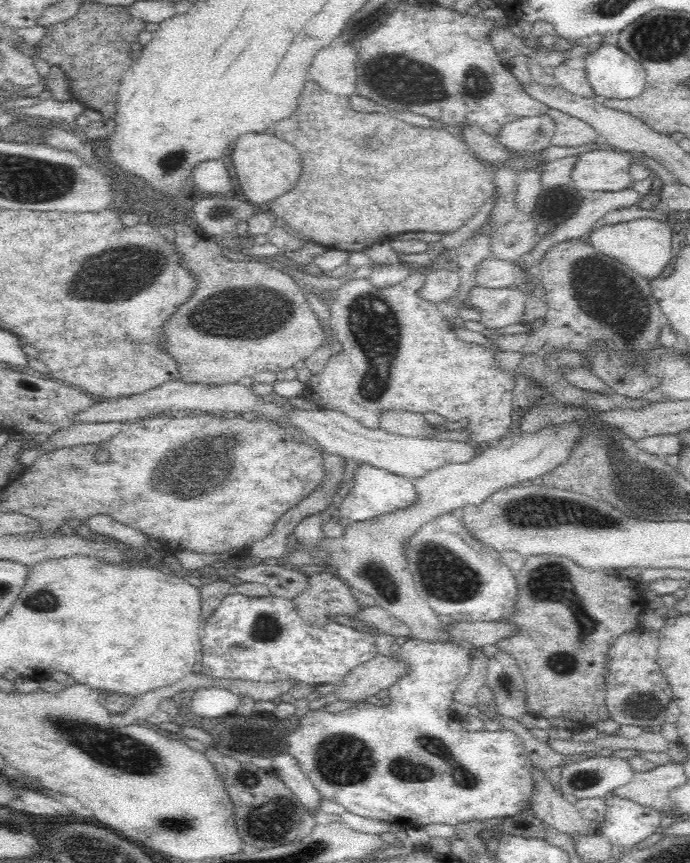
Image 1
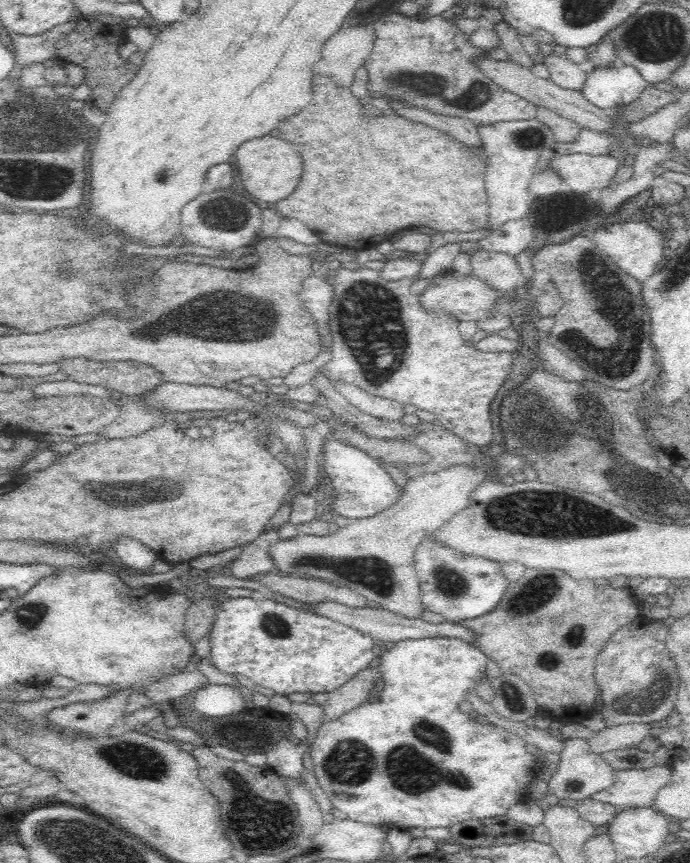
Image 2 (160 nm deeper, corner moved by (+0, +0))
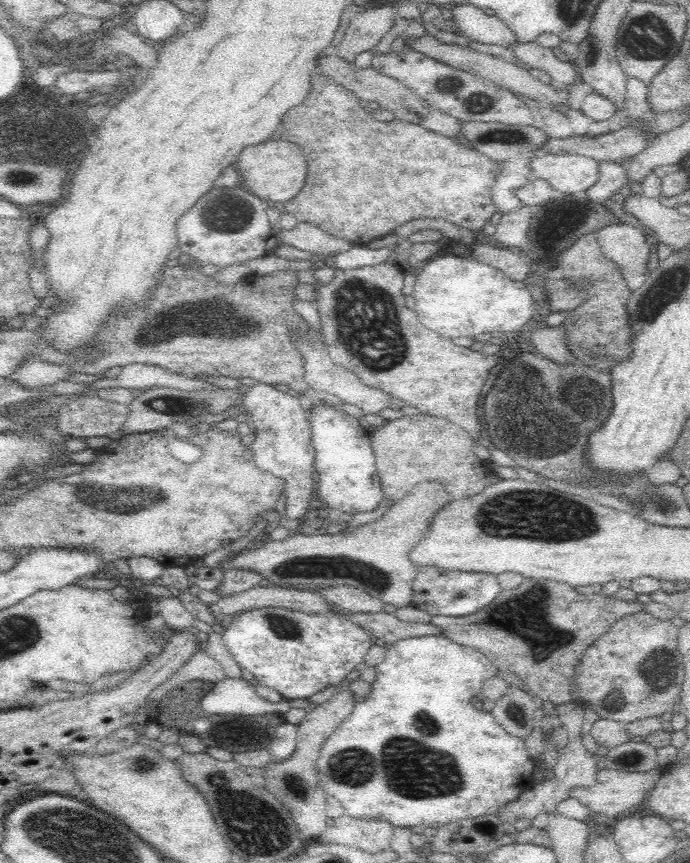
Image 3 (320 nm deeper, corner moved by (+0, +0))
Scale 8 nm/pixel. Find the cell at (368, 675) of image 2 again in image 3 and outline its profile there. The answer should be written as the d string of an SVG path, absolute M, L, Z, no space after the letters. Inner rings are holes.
M343 687L343 690L338 690L326 702L307 709L305 717L296 725L299 737L294 754L280 762L273 760L262 768L264 787L290 811L301 836L309 841L316 841L330 823L330 818L326 815L326 793L322 790L316 769L320 749L326 738L331 737L338 725L352 712L354 704L354 693Z

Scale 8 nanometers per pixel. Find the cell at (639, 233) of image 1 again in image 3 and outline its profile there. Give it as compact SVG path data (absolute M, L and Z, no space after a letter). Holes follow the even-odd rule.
M615 221L606 222L596 231L602 252L621 269L630 291L638 290L648 278L646 261L650 246L643 230L633 224Z

